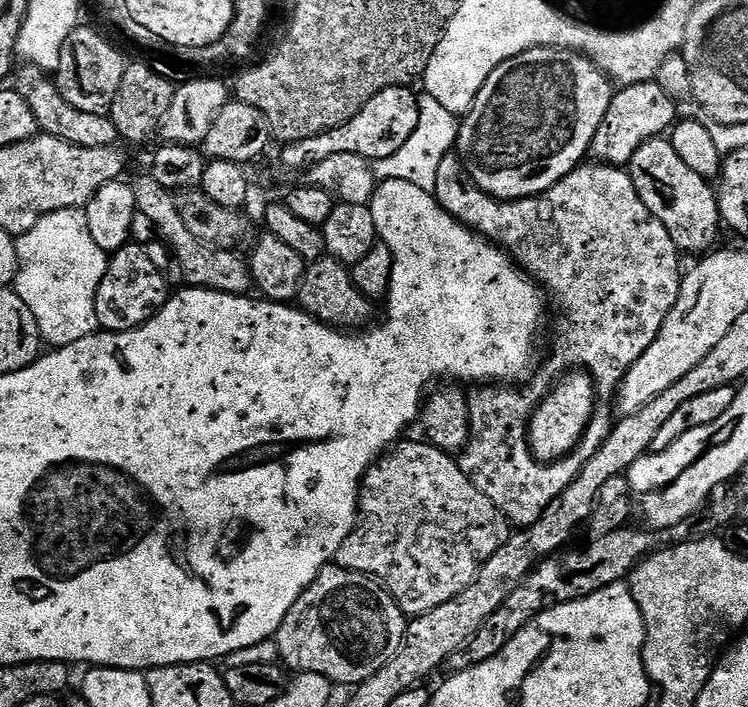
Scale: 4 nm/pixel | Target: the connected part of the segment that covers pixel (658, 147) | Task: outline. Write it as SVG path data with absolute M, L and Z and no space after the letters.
M657 138L638 146L634 158L626 165L626 171L634 182L634 190L638 190L638 198L642 198L642 202L646 202L646 210L666 226L680 253L704 254L717 247L716 235L722 229L717 189L694 174L694 170L678 158L678 150L674 150L671 139Z

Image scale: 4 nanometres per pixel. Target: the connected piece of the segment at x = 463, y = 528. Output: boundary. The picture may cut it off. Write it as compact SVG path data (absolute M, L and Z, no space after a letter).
M420 438L407 440L397 443L368 469L360 489L356 529L338 546L334 563L339 568L361 572L380 581L404 615L415 618L434 610L434 606L442 606L442 602L450 602L450 598L466 590L490 554L508 540L510 525L494 502L466 478L449 453Z

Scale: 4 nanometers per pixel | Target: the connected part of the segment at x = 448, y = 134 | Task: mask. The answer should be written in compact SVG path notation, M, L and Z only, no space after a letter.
M427 94L419 97L420 113L418 114L418 126L410 138L406 138L406 146L390 158L382 158L373 163L372 169L376 175L377 181L397 180L398 182L410 182L410 186L418 186L418 190L426 190L435 193L436 183L438 182L438 166L442 163L442 158L456 148L456 138L460 135L460 125L457 116L438 98Z

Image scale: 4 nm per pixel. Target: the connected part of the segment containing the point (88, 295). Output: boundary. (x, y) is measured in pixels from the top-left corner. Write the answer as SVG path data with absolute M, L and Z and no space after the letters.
M84 208L54 210L26 234L15 237L20 270L14 291L38 322L41 341L53 349L65 348L97 331L96 295L108 269L109 253L94 242Z

